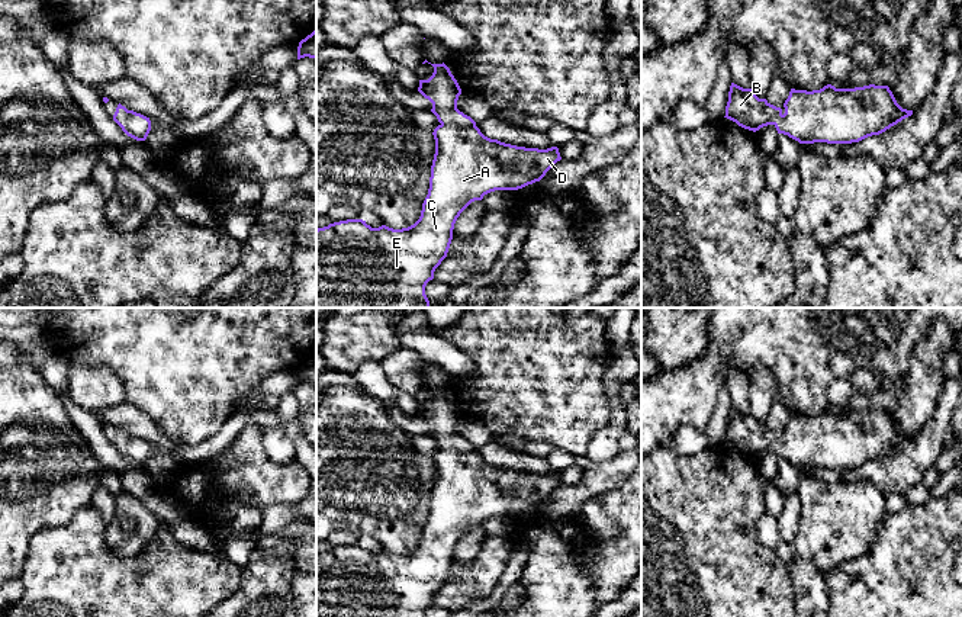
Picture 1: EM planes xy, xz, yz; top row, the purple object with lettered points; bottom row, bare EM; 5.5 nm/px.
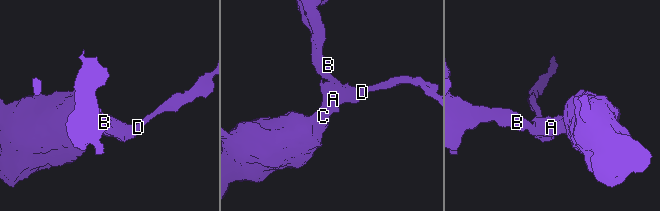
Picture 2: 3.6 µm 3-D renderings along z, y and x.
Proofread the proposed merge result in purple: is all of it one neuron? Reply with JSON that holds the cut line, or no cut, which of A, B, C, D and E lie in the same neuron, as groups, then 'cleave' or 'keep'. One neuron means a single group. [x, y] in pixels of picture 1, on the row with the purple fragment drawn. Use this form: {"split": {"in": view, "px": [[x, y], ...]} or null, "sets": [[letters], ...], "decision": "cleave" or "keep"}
{"split": null, "sets": [["A", "B", "C", "D", "E"]], "decision": "keep"}

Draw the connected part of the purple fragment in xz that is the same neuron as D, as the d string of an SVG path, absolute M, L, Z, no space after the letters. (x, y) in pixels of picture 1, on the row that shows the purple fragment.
M431 64L434 67L434 73L428 80L419 80L418 91L432 103L431 112L437 116L440 125L434 129L432 135L435 139L435 154L431 166L431 177L429 177L429 189L428 195L422 203L422 211L419 219L402 229L393 229L386 225L379 228L371 228L363 219L347 219L329 224L328 226L316 229L316 308L429 308L429 301L425 295L425 286L429 280L434 279L435 269L441 264L441 261L447 257L451 240L453 240L453 229L457 218L460 213L474 200L482 200L485 195L495 192L495 190L518 190L535 181L540 181L546 173L562 160L559 148L551 147L547 150L538 148L525 148L517 147L511 144L501 142L498 139L490 139L485 136L480 129L476 126L476 122L460 112L457 109L457 100L461 94L461 89L451 74L450 68L443 64Z

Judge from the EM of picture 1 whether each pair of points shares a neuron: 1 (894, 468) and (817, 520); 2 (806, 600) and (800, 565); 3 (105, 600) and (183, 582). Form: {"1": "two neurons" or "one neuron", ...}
{"1": "two neurons", "2": "one neuron", "3": "one neuron"}

